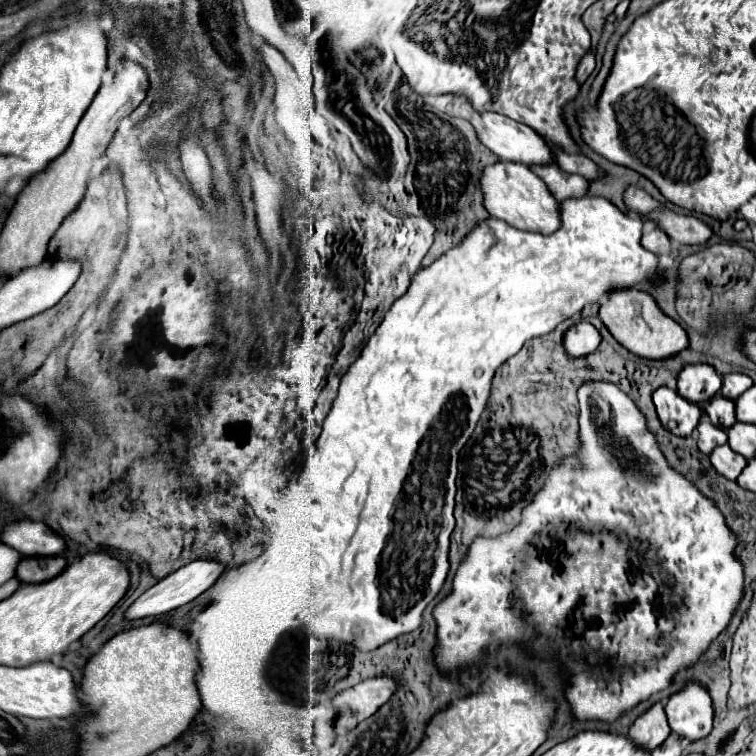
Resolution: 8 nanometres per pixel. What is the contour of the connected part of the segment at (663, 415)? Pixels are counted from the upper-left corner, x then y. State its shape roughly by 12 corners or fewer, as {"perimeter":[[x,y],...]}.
{"perimeter":[[668,387],[654,391],[654,405],[672,433],[688,437],[702,417],[696,403]]}

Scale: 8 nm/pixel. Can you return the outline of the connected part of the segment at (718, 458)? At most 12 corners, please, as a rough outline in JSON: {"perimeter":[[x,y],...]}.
{"perimeter":[[728,445],[710,453],[710,461],[726,479],[738,479],[748,463]]}

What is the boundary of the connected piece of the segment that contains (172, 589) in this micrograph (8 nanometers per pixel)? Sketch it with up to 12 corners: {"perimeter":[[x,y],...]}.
{"perimeter":[[192,561],[144,591],[126,619],[156,617],[208,591],[224,569]]}

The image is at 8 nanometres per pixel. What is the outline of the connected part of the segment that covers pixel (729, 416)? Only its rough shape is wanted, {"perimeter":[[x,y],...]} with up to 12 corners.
{"perimeter":[[722,395],[704,405],[710,421],[724,431],[736,423],[736,405]]}

